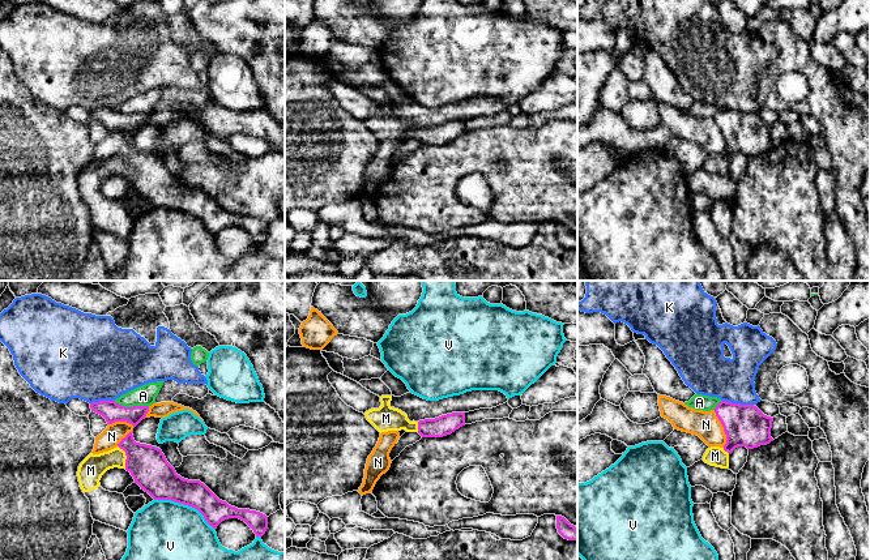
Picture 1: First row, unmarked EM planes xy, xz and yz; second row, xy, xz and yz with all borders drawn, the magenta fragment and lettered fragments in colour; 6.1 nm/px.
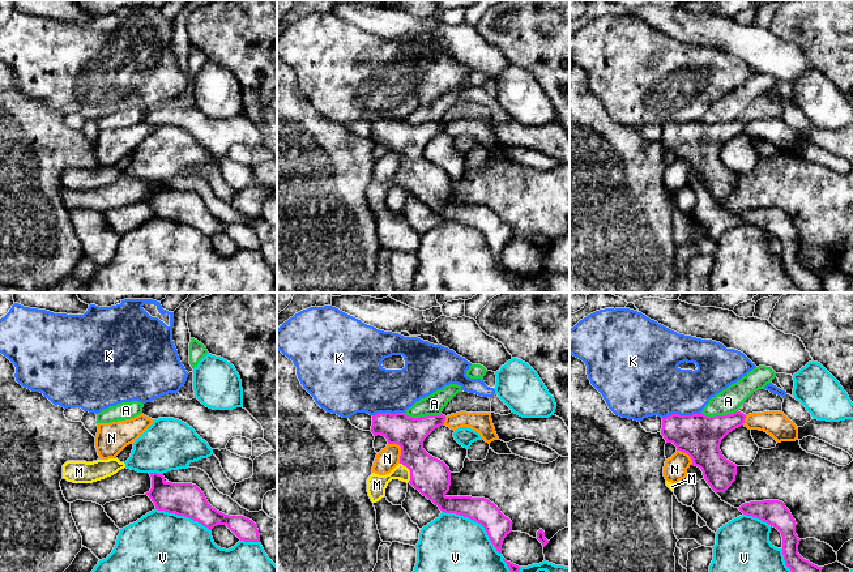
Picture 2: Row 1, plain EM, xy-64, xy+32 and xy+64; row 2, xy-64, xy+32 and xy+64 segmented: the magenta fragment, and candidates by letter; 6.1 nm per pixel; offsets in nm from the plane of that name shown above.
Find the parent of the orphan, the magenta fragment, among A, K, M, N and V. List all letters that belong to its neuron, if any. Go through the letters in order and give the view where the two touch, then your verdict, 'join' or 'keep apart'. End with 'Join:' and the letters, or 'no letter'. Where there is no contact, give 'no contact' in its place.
A: xy | keep apart
K: yz | keep apart
M: xy | join
N: yz | keep apart
V: xy | keep apart
Join: M

